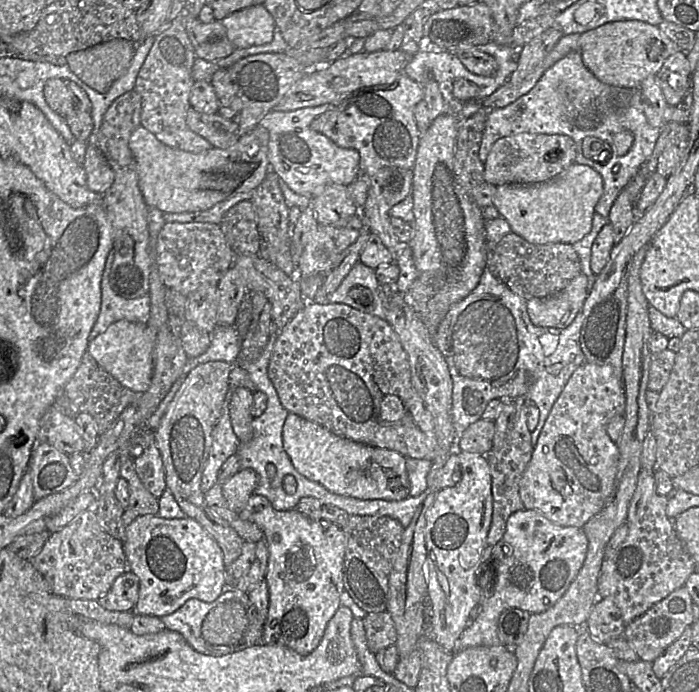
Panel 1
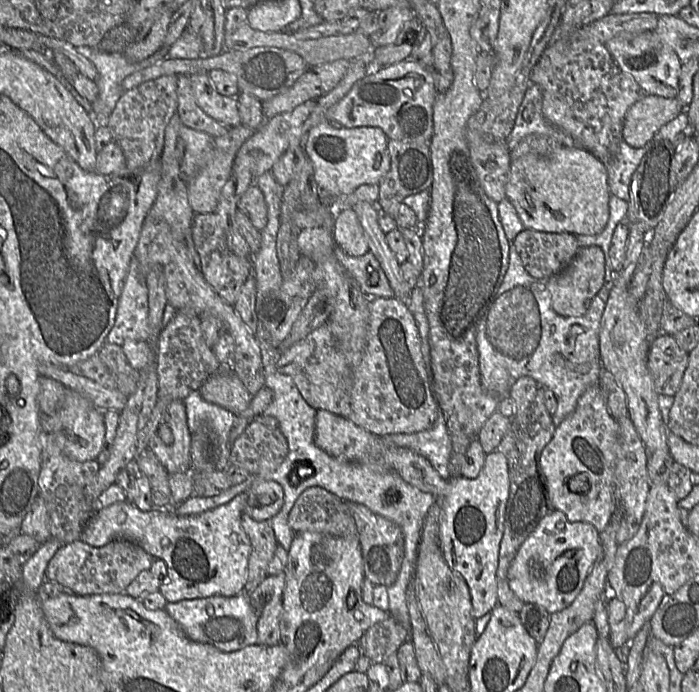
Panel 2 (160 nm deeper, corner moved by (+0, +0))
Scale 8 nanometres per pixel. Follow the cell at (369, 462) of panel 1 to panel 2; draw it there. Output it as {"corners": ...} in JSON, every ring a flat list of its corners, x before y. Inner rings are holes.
{"corners":[[318,410,315,444,329,455,352,462,379,463,396,471,407,483,432,493,441,507,439,545,448,566,467,583,475,619,491,613,498,604,497,568,504,533,506,504,510,492,508,460,495,451,486,455,484,466,475,479,462,475,443,478,431,463,410,449,391,445,352,421]]}

